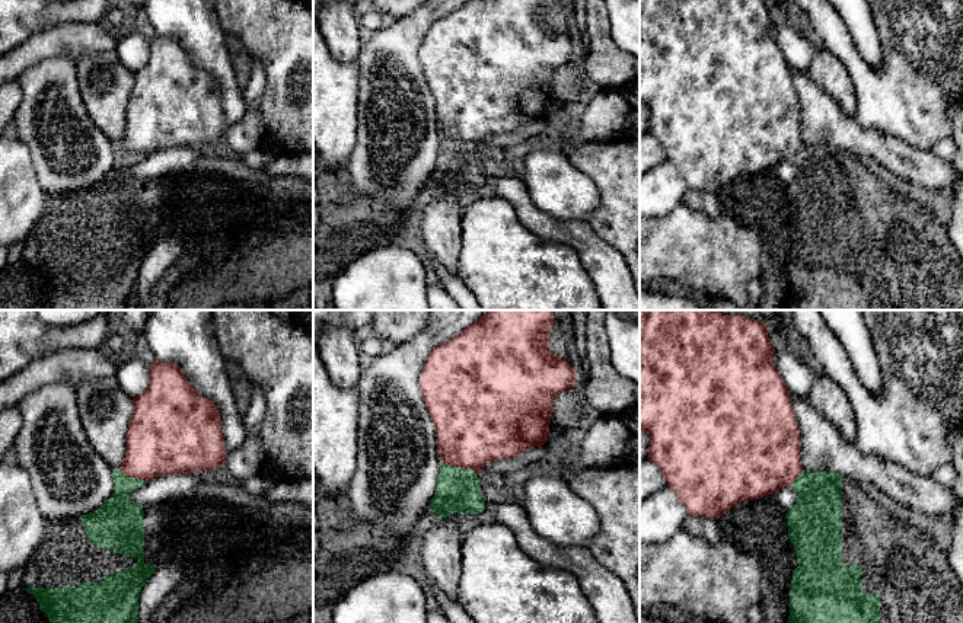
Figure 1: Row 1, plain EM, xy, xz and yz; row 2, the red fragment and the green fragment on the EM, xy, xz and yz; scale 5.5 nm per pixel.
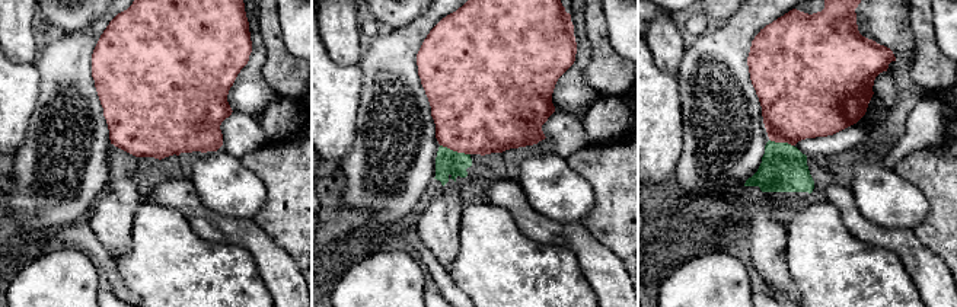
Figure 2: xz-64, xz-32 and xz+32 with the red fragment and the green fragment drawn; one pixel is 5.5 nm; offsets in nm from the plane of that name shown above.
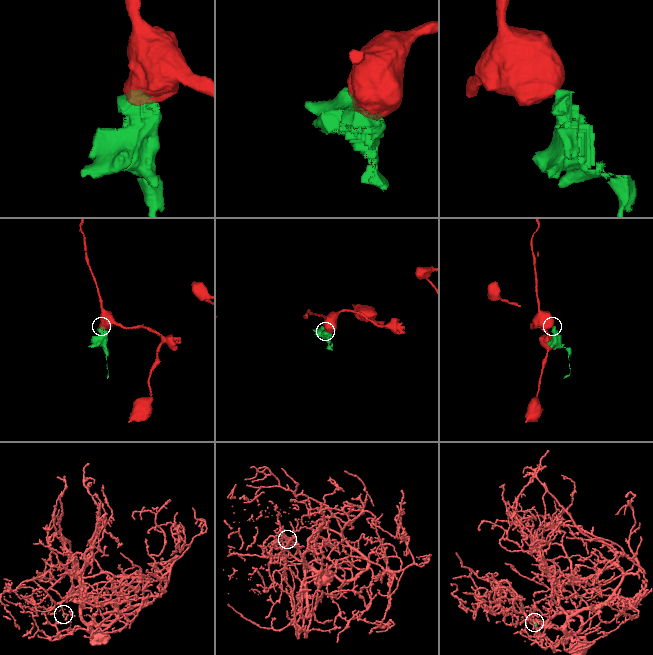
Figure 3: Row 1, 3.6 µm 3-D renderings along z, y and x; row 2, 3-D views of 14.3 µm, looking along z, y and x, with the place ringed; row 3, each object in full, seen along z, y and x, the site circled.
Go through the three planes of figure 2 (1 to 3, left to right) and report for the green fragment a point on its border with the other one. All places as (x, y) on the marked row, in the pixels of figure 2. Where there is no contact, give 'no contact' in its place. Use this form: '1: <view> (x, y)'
1: no contact
2: xz-32 (455, 150)
3: xz+32 (781, 141)

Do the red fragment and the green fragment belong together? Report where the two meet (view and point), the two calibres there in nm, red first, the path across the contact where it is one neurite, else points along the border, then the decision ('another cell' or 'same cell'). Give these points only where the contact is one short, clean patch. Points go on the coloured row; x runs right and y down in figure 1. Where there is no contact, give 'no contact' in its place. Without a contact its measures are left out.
xz (459, 466) | 440/240 nm | along xz (442, 462), (450, 466), (469, 467), (475, 473) | another cell

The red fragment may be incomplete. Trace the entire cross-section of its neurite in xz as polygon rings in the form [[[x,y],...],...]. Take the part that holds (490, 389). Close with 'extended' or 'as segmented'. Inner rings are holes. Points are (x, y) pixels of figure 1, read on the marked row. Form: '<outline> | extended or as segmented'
[[[490,310],[430,352],[420,387],[436,428],[441,463],[481,473],[485,463],[513,459],[548,441],[555,397],[574,387],[578,377],[568,361],[548,348],[554,322],[554,310]]] | as segmented

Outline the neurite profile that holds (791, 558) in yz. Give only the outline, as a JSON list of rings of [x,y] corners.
[[[803,470],[791,485],[797,493],[795,504],[787,511],[787,592],[790,595],[790,616],[787,623],[963,623],[963,585],[953,572],[948,553],[934,547],[925,533],[915,525],[896,520],[886,507],[871,499],[852,479],[839,473]]]

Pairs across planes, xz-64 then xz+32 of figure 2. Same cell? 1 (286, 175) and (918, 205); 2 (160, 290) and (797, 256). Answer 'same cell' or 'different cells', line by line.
1: different cells
2: same cell

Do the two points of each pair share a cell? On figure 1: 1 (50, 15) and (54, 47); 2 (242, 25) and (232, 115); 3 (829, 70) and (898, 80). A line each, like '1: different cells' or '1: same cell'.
1: different cells
2: different cells
3: different cells

